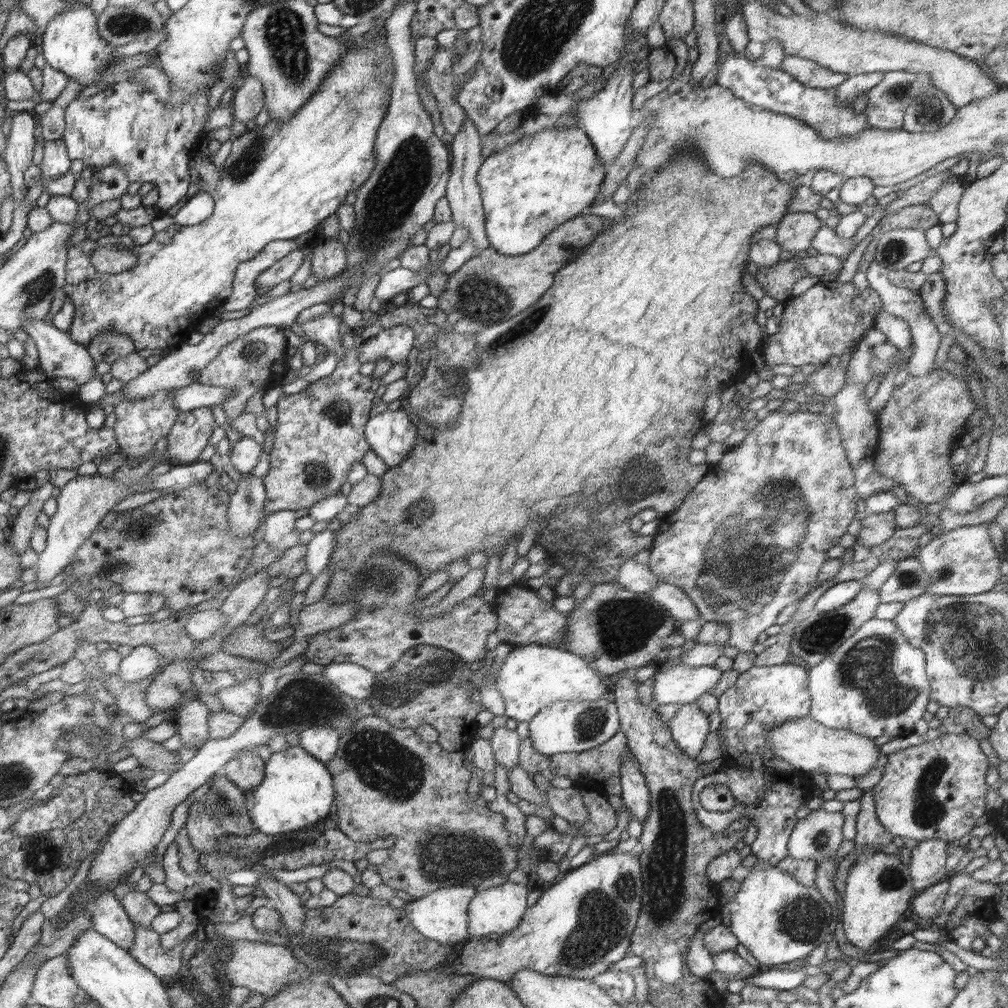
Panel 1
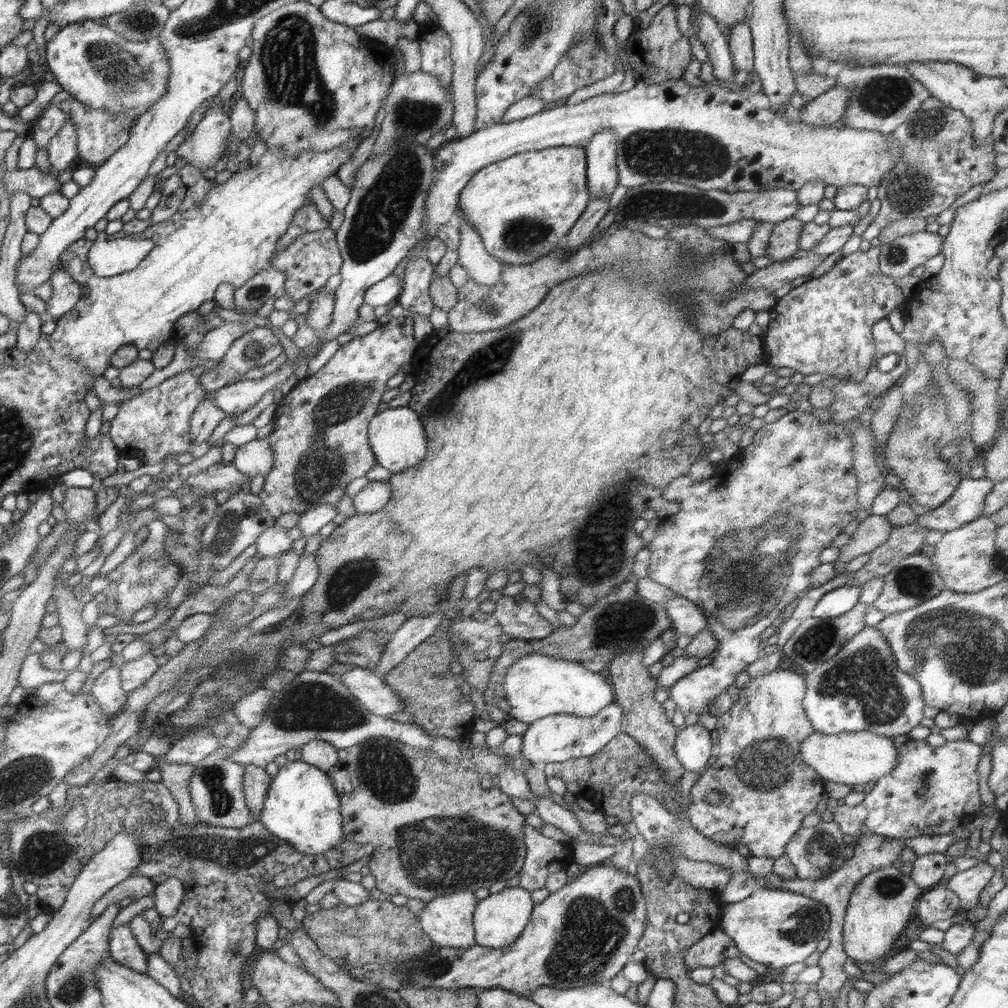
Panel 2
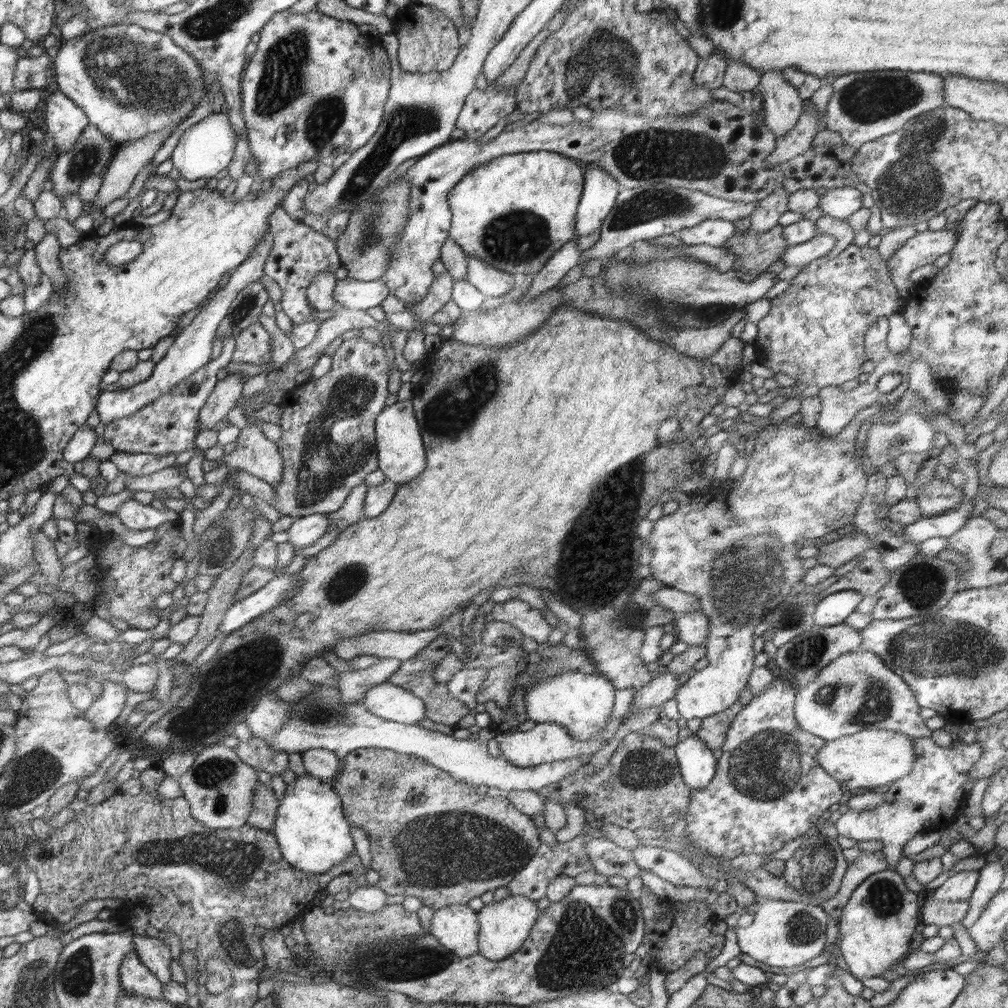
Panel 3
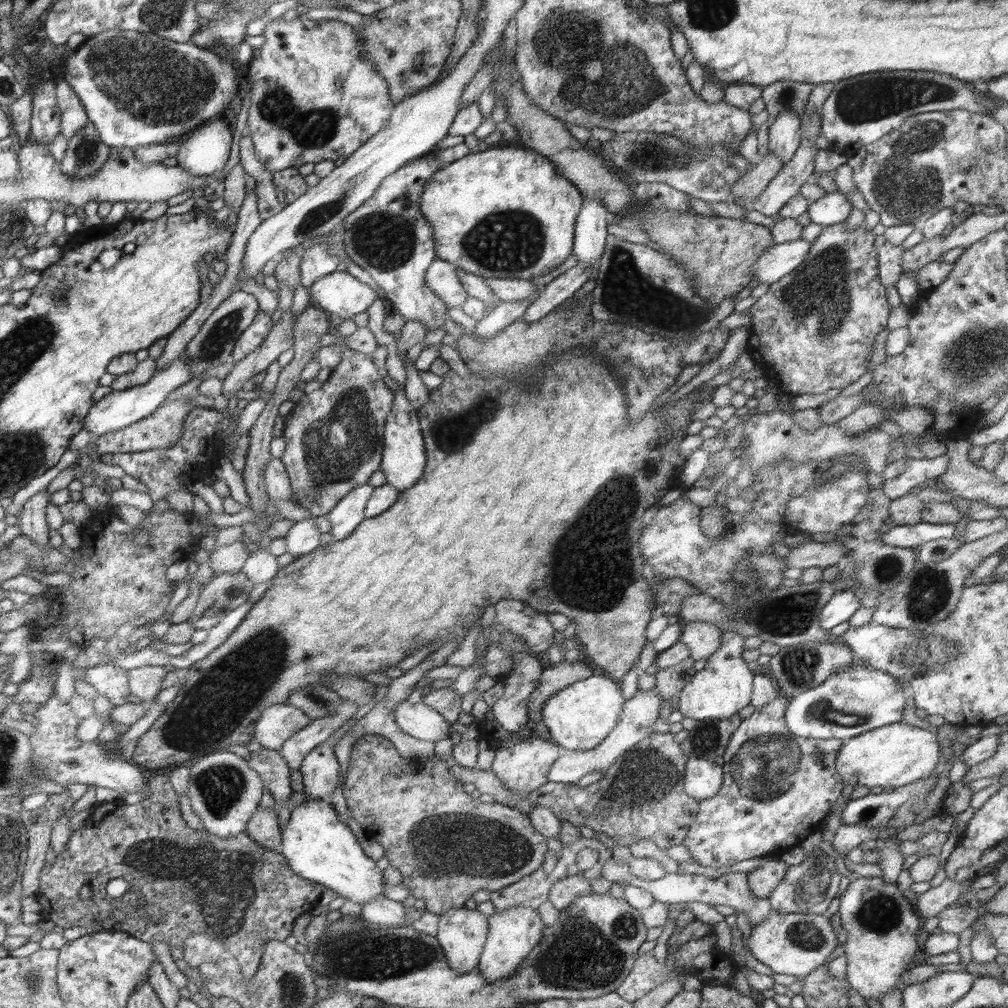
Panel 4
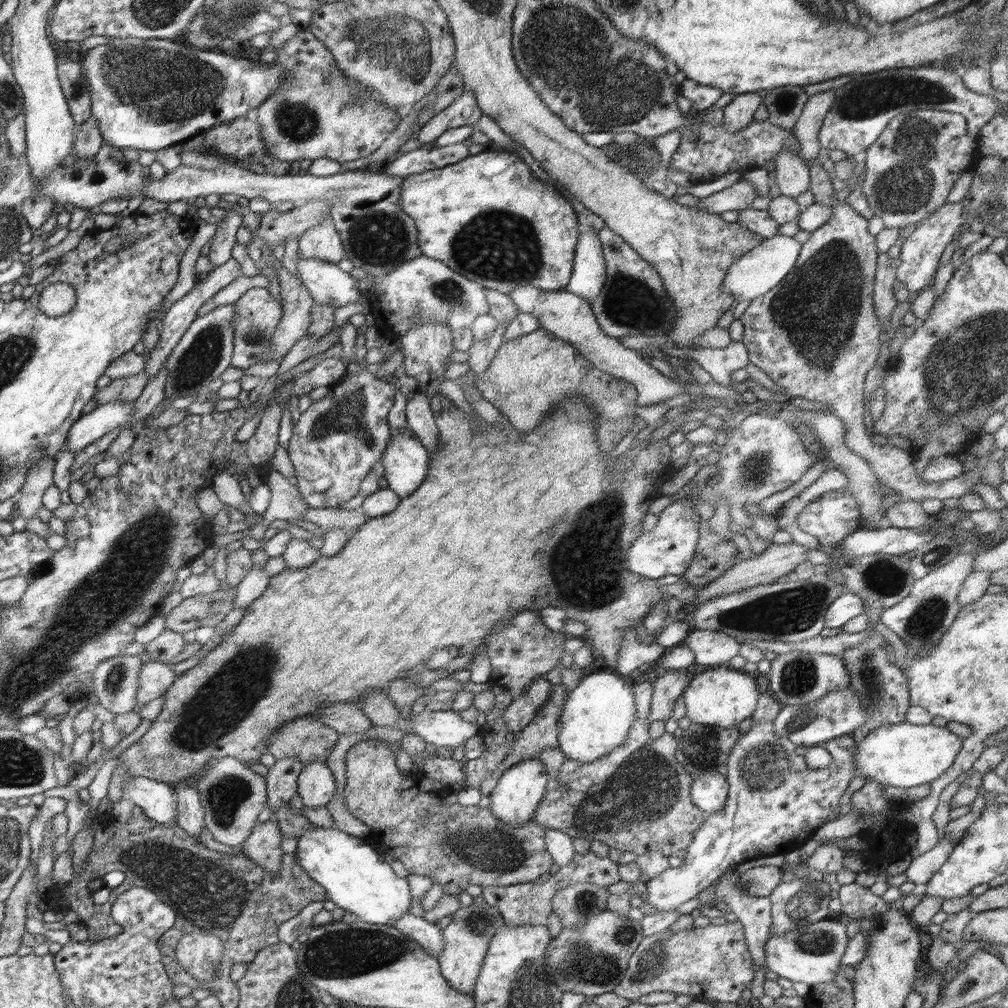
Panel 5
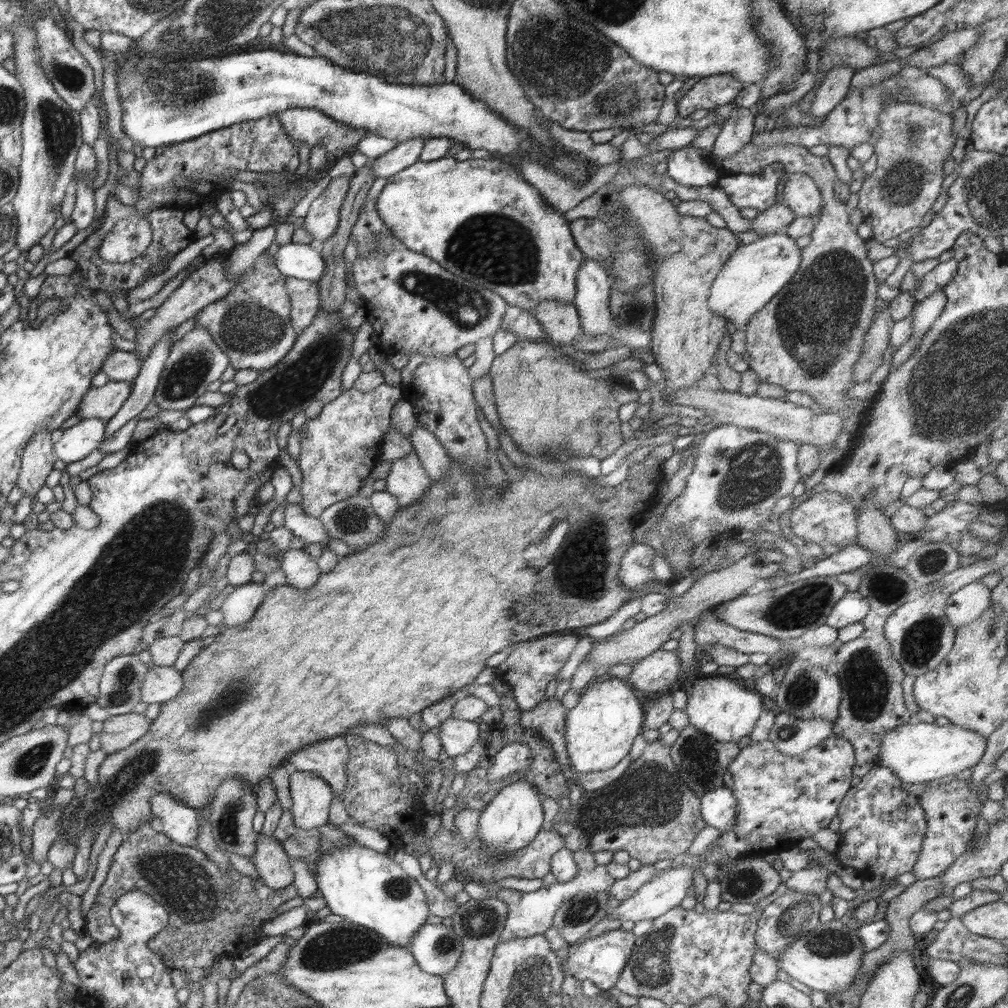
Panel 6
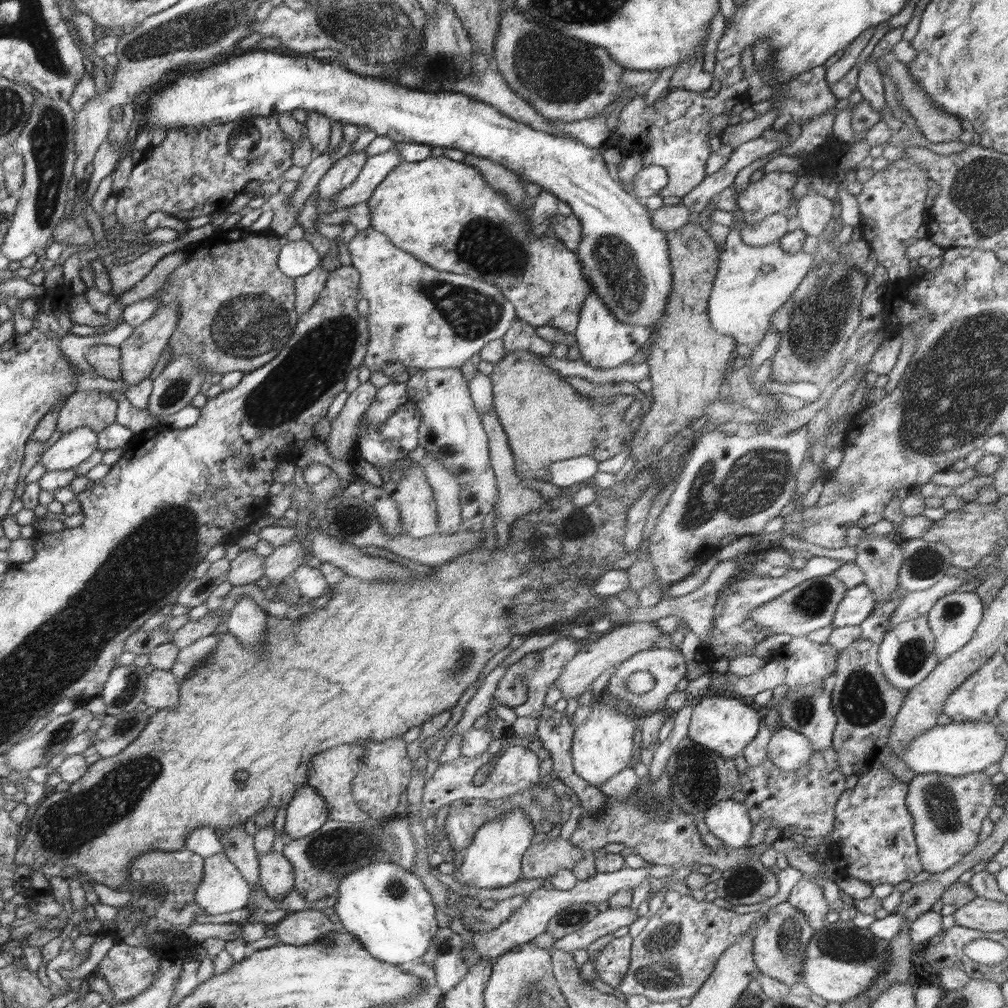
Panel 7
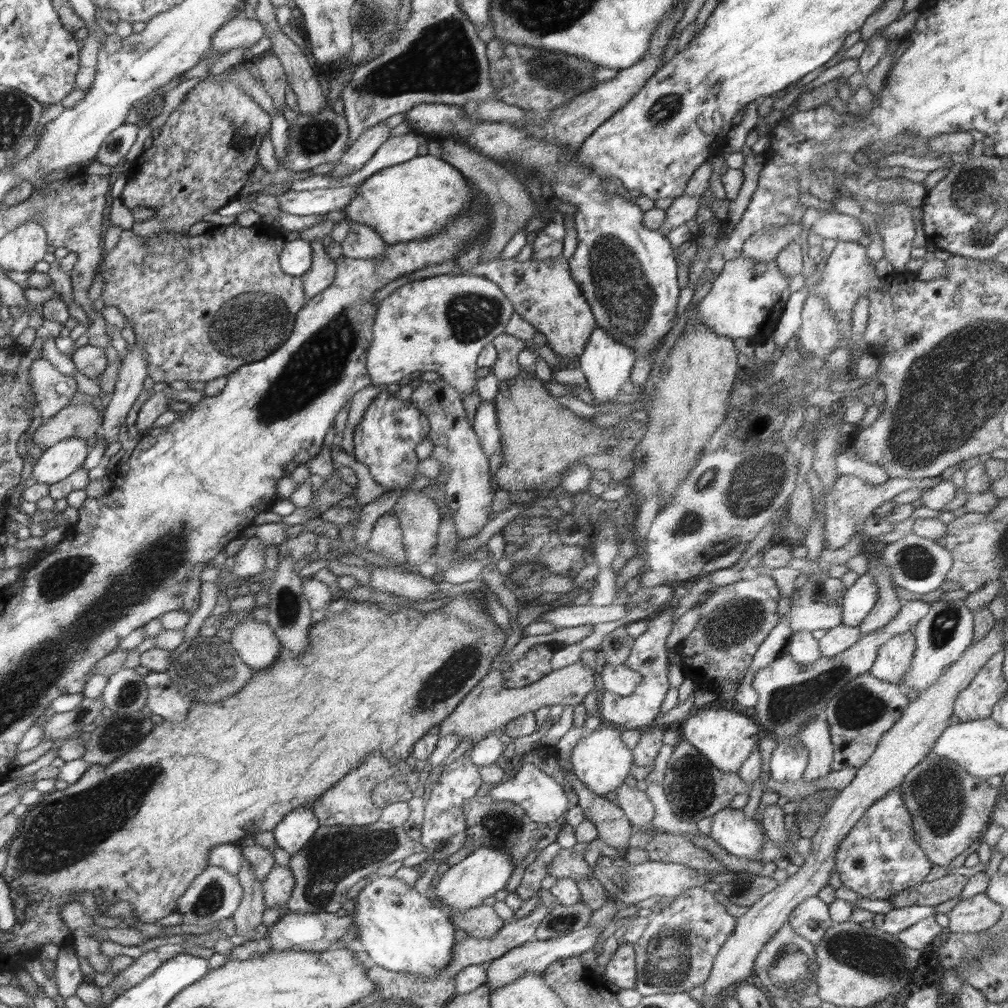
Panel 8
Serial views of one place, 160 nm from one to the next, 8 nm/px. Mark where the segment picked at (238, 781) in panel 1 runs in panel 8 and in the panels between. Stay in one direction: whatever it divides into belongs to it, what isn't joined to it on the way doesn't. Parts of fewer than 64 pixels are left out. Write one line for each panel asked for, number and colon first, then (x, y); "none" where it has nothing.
2: (256, 782)
3: (265, 803)
4: (263, 828)
5: (262, 846)
6: (274, 868)
7: (276, 873)
8: (278, 886)

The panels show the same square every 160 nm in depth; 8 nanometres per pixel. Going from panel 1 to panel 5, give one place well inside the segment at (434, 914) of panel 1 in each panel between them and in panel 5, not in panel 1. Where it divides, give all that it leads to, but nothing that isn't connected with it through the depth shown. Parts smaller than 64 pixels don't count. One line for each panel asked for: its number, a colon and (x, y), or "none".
2: (448, 920)
3: (456, 926)
4: (462, 933)
5: (466, 939)

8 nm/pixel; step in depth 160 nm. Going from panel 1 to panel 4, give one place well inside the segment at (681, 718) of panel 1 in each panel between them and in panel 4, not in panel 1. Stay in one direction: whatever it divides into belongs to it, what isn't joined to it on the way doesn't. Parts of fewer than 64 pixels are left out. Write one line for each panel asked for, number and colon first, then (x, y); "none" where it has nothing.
2: (693, 747)
3: (697, 763)
4: (703, 778)

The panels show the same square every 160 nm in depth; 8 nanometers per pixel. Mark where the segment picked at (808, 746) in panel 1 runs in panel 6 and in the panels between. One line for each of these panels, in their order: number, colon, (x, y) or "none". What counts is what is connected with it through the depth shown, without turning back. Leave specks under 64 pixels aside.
2: (853, 758)
3: (873, 757)
4: (895, 755)
5: (903, 755)
6: (916, 752)

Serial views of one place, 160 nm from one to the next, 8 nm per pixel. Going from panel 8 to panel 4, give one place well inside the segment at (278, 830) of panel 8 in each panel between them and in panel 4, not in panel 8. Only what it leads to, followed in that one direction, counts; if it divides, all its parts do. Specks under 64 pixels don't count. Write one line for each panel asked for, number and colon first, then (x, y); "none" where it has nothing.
4: (319, 769)
5: (316, 785)
6: (311, 796)
7: (307, 812)

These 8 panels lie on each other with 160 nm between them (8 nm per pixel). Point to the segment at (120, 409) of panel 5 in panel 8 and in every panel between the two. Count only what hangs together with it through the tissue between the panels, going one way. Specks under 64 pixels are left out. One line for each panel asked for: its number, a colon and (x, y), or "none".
6: (78, 442)
7: (75, 447)
8: (56, 463)

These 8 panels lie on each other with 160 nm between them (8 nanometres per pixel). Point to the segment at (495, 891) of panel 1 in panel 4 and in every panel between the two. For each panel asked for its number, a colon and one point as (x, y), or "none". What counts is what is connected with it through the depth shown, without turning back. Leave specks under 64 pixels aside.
2: (499, 920)
3: (504, 926)
4: (512, 935)

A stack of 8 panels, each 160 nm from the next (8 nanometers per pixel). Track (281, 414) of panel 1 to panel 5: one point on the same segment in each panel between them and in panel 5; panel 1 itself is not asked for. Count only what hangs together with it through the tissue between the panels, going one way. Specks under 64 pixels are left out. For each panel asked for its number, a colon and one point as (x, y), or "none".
2: (320, 443)
3: (328, 446)
4: (333, 437)
5: (337, 441)

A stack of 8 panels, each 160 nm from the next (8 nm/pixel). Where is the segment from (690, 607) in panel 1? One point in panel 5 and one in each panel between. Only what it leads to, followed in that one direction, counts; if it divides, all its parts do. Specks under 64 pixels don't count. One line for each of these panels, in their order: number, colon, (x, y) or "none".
2: (687, 618)
3: (692, 628)
4: (703, 639)
5: (711, 648)

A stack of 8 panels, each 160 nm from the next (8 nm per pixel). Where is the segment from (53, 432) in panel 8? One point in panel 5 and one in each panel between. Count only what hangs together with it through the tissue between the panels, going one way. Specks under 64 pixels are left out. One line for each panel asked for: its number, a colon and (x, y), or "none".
5: (129, 389)
6: (103, 403)
7: (96, 410)

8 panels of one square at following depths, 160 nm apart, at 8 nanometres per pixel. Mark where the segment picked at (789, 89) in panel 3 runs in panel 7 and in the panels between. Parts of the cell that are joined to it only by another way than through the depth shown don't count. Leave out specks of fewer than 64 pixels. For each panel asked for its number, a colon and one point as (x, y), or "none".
4: (784, 134)
5: (792, 174)
6: (803, 196)
7: (815, 211)

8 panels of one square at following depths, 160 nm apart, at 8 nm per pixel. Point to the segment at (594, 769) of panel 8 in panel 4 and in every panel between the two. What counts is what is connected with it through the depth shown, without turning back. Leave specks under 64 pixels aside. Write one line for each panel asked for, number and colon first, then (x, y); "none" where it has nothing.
4: (579, 717)
5: (596, 717)
6: (600, 729)
7: (602, 747)

